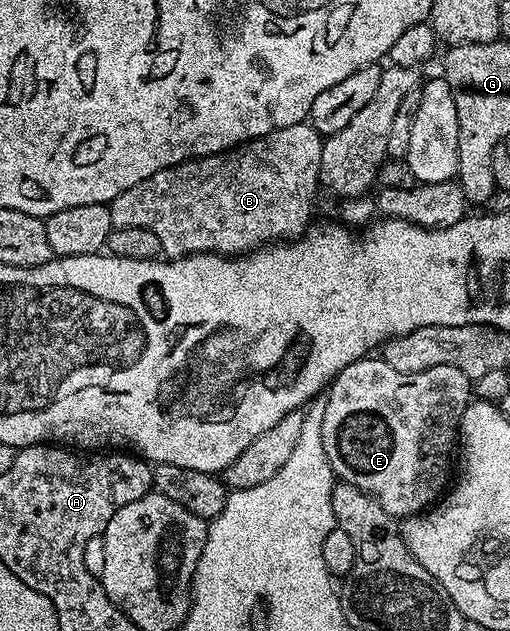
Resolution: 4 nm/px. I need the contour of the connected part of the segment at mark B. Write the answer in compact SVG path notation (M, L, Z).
M304 122L278 128L259 137L258 140L247 140L244 144L227 149L226 152L218 152L212 156L196 156L194 160L186 160L180 164L157 170L157 174L145 178L145 182L137 182L137 186L125 190L116 200L111 201L109 205L111 209L111 227L153 230L153 234L157 234L157 242L161 242L161 253L167 258L194 256L196 252L214 252L220 256L233 257L240 254L250 254L255 249L269 244L287 242L292 238L298 238L303 235L305 229L312 223L311 207L315 204L315 184L317 188L320 183L319 163L321 162L323 142L324 137L319 135L319 131L311 127L310 123Z

